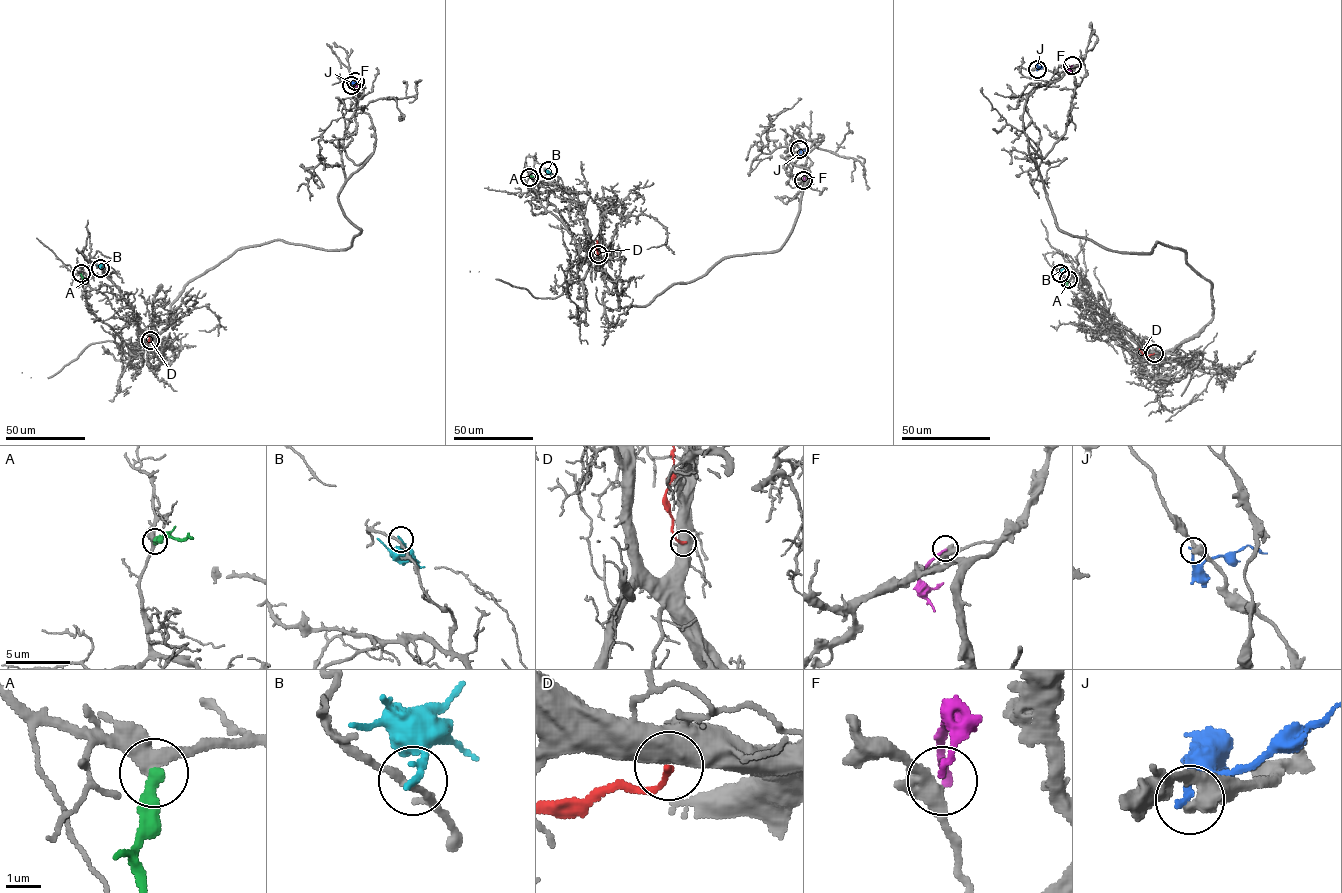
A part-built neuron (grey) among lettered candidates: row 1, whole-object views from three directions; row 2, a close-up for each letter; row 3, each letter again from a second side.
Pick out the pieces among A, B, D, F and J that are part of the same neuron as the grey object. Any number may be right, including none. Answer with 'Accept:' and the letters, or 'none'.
Accept: none

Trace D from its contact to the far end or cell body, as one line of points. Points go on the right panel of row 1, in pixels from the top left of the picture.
D: (1154, 353), (1145, 355), (1138, 349)

